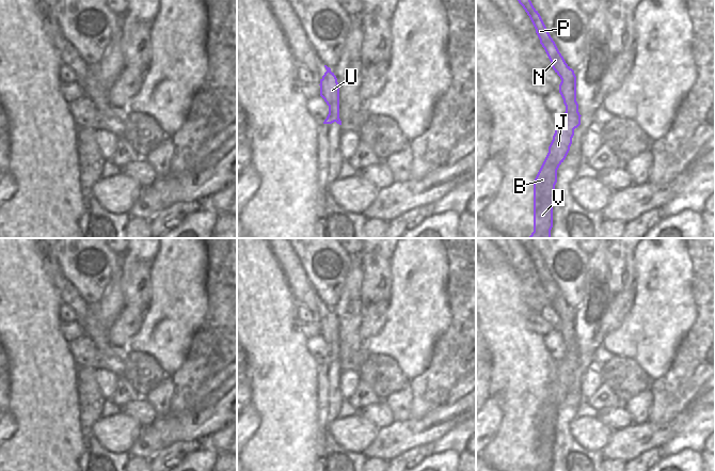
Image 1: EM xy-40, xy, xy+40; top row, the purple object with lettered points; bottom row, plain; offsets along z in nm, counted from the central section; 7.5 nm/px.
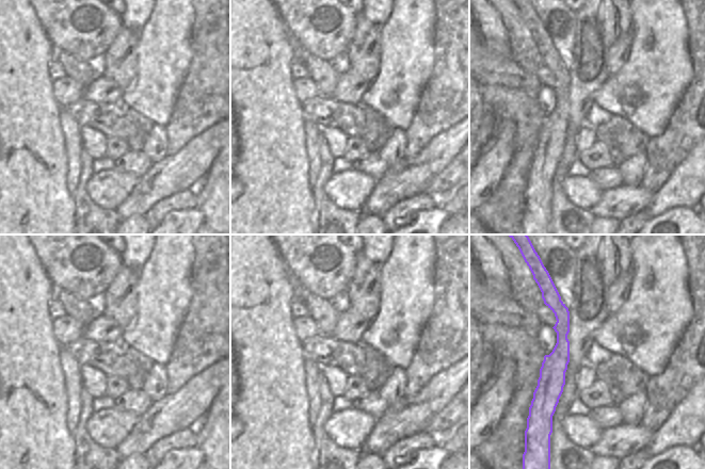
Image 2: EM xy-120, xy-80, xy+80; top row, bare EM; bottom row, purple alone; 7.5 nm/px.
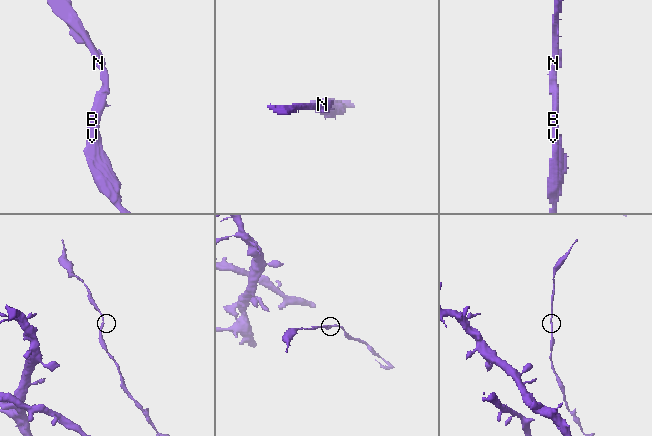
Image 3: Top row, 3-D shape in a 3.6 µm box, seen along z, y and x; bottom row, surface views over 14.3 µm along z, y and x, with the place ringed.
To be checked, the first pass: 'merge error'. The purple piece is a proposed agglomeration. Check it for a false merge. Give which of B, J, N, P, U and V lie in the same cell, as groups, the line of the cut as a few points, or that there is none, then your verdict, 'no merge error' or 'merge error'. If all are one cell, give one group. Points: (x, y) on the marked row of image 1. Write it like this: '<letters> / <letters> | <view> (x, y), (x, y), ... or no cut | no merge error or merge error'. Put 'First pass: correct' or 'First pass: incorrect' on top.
First pass: incorrect
B J N P U V | no cut | no merge error

